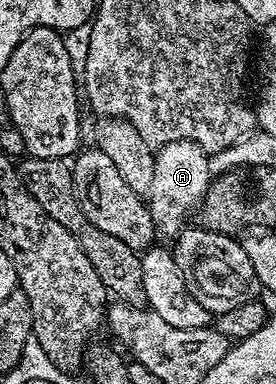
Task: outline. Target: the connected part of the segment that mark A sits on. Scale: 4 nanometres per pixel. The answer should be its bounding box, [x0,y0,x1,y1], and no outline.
[147,141,211,239]

